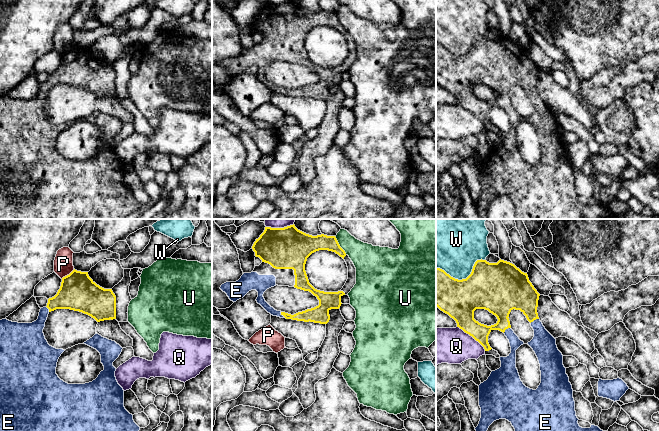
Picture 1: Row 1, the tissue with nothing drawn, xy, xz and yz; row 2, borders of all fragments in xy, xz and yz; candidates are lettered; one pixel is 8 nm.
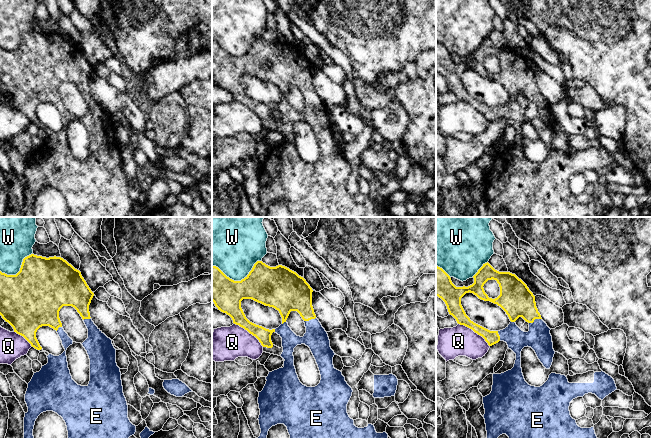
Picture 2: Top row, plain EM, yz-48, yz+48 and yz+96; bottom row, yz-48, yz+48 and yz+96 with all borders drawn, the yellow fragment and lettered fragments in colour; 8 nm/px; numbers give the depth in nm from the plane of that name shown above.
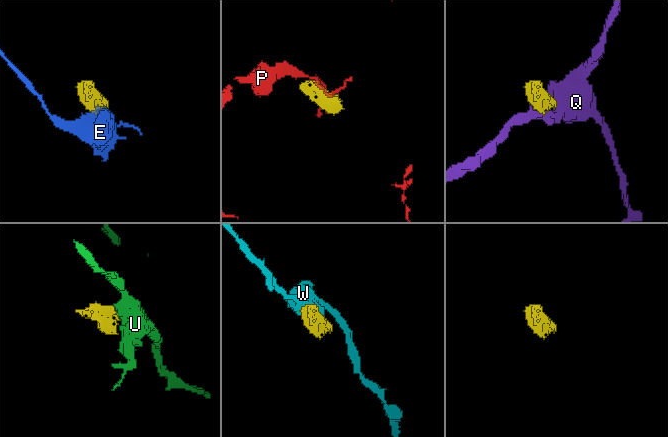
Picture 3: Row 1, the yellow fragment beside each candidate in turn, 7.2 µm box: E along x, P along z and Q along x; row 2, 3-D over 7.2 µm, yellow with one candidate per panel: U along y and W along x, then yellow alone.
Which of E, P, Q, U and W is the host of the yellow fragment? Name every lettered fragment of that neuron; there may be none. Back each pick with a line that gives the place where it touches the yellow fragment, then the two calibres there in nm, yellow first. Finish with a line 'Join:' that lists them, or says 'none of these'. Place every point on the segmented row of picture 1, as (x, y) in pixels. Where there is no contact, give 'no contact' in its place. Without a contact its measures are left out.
E: contact yz (534, 319); calibres 260 and 190 nm
Join: E

